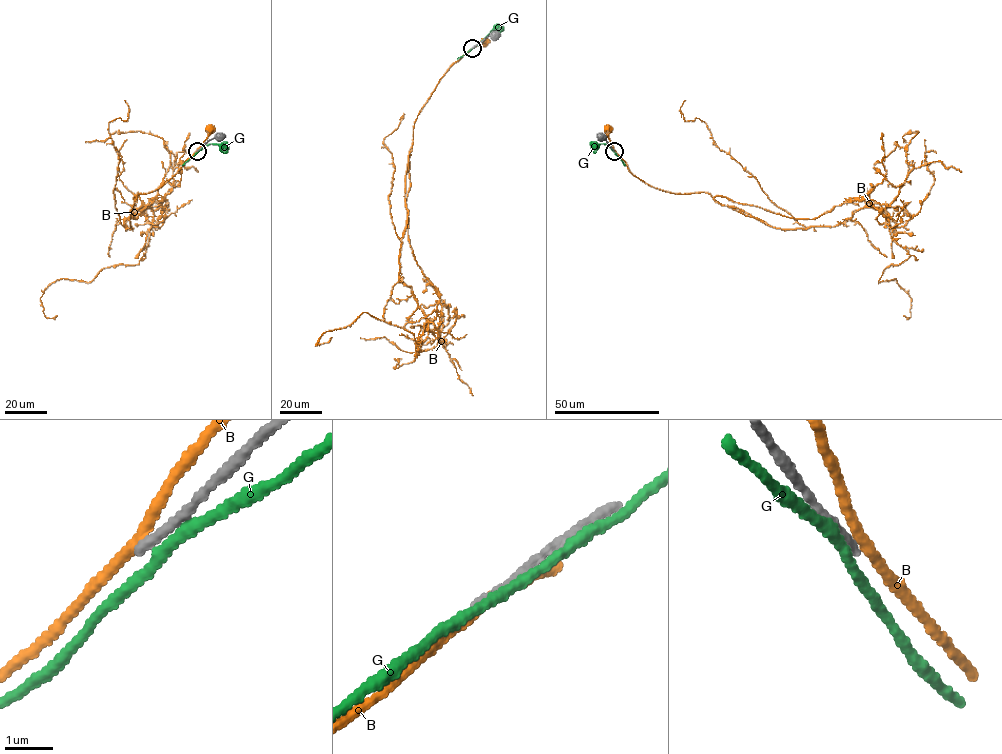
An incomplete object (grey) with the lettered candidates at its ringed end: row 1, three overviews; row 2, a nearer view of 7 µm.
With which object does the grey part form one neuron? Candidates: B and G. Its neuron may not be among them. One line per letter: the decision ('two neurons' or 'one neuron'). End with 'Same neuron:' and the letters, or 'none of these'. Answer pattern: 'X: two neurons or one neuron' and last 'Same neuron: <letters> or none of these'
B: two neurons
G: two neurons
Same neuron: none of these

